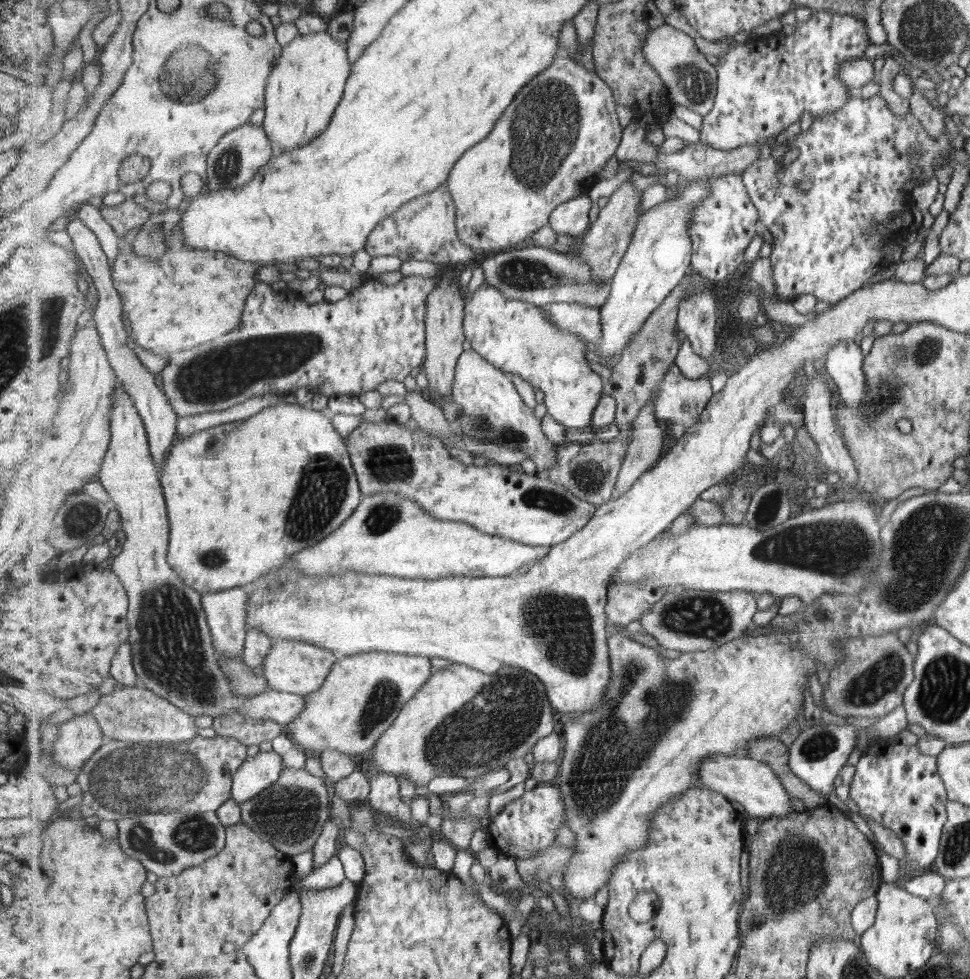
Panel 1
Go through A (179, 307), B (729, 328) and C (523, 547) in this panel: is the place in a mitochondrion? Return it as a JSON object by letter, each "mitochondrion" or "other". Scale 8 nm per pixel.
{"A":"other","B":"other","C":"other"}

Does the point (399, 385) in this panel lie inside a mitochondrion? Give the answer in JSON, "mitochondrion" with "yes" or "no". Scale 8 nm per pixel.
{"mitochondrion":"no"}

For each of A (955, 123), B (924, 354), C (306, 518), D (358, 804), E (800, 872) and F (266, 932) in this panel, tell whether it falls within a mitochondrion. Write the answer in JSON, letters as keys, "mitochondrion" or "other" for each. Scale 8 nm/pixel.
{"A":"other","B":"mitochondrion","C":"mitochondrion","D":"other","E":"mitochondrion","F":"other"}

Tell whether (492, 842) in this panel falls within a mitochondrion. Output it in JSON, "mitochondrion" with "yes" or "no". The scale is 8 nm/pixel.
{"mitochondrion":"no"}

